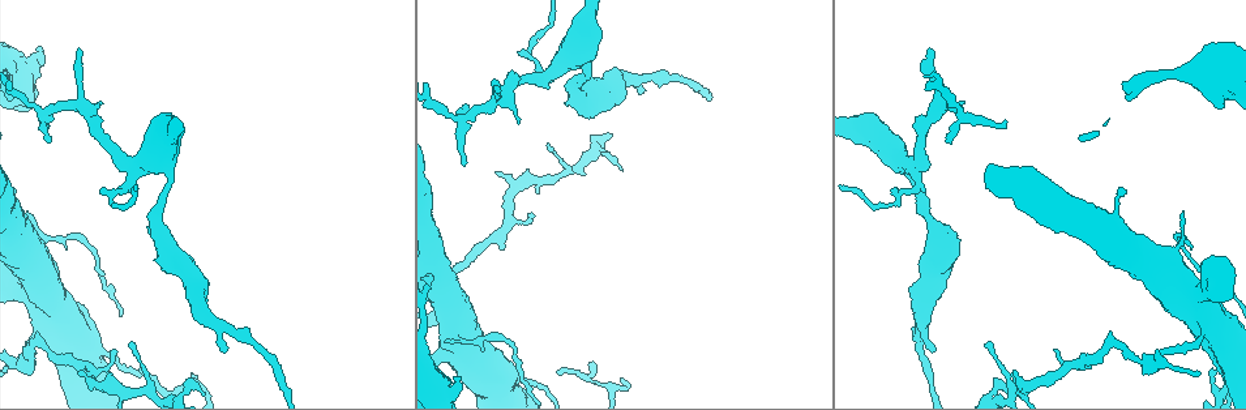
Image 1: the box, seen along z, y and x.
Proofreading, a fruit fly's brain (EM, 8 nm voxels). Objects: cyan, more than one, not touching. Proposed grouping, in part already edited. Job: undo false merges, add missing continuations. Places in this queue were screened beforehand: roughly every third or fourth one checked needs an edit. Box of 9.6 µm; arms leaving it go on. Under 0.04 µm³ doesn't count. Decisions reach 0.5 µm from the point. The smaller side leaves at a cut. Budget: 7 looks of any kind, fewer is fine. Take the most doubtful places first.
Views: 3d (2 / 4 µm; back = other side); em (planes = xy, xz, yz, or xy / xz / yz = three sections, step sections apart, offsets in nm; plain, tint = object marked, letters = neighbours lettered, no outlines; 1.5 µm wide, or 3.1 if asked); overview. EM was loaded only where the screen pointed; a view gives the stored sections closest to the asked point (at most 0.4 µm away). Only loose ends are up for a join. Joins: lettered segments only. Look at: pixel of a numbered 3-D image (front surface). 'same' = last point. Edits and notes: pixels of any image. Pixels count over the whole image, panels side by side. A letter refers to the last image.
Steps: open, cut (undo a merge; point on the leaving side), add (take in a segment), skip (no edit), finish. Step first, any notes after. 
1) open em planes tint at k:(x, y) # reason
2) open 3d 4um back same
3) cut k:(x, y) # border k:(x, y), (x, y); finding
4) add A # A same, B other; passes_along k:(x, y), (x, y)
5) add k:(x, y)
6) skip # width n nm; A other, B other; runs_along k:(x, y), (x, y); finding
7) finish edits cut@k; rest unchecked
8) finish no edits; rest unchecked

open 3d 4um at 1:(933, 52) # branch stops here

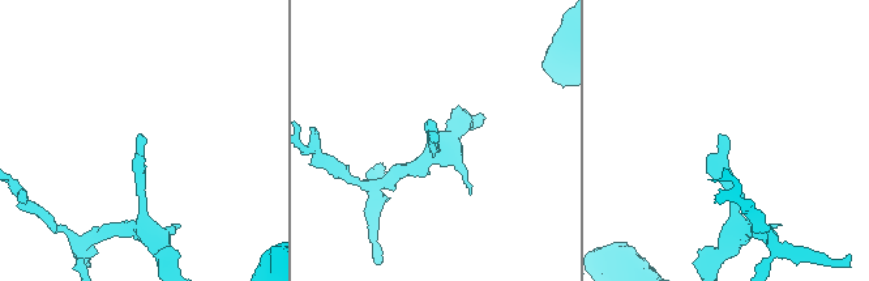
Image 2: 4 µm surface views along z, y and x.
open em xz step 8 letters at 2:(435, 141) # need the tissue

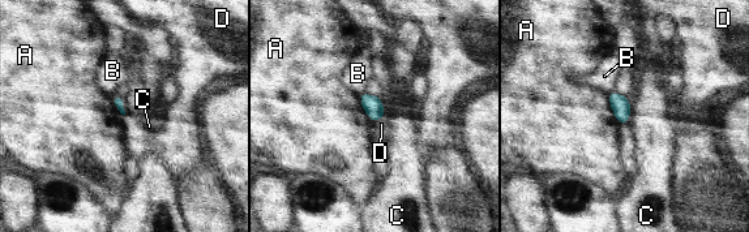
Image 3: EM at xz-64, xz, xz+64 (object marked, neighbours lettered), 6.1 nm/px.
open em planes letters same # cut it another way

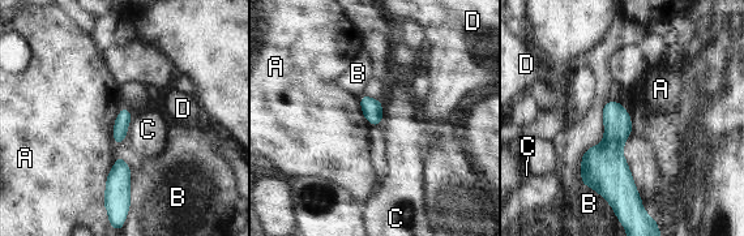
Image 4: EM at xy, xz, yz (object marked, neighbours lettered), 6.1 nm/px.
skip # A other, B other, C other, D other; border 4:(383, 101), (381, 121), (377, 125); none of them fits

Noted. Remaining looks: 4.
open 3d 2um at 1:(1151, 362) # branch point

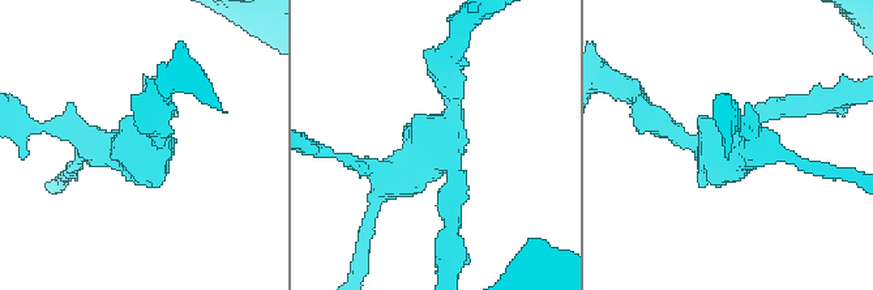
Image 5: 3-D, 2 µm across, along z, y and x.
open em planes letters at 5:(151, 140) # arms 3

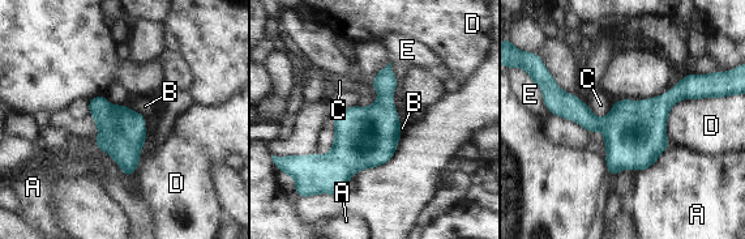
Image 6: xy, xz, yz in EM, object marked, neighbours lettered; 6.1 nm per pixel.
skip # A other, B other, C other, D other, E other; border 6:(615, 102), (602, 118), (589, 107); one cell here

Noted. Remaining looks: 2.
finish no edits; rest unchecked

